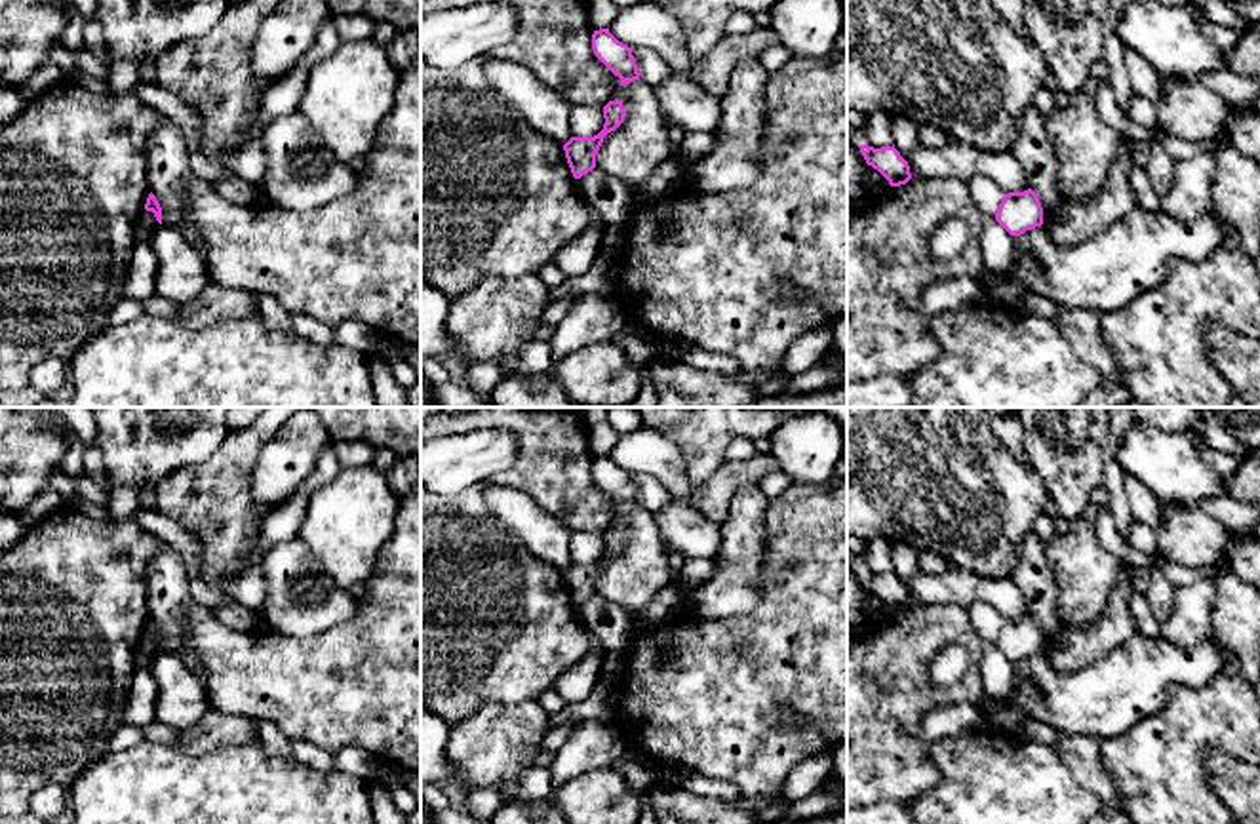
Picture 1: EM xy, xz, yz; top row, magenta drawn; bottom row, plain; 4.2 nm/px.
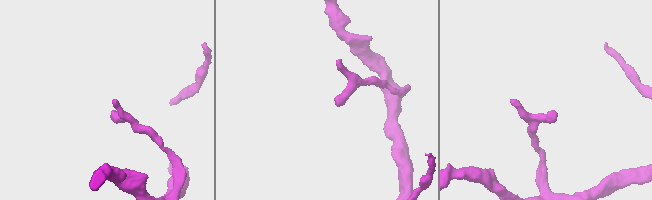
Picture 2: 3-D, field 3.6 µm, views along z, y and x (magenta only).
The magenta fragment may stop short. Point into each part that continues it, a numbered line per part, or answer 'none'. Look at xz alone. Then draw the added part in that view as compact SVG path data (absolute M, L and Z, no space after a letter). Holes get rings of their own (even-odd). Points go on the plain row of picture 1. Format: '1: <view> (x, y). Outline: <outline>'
none

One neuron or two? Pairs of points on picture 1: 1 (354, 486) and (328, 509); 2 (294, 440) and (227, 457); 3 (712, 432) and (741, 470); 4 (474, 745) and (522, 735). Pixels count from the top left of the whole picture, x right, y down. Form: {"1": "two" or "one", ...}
{"1": "one", "2": "two", "3": "two", "4": "one"}

